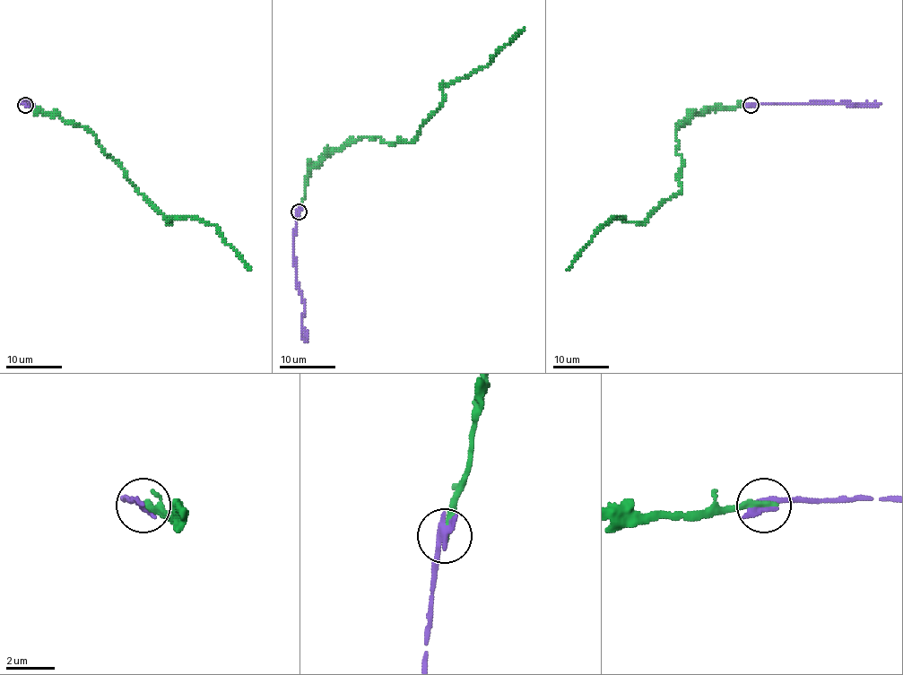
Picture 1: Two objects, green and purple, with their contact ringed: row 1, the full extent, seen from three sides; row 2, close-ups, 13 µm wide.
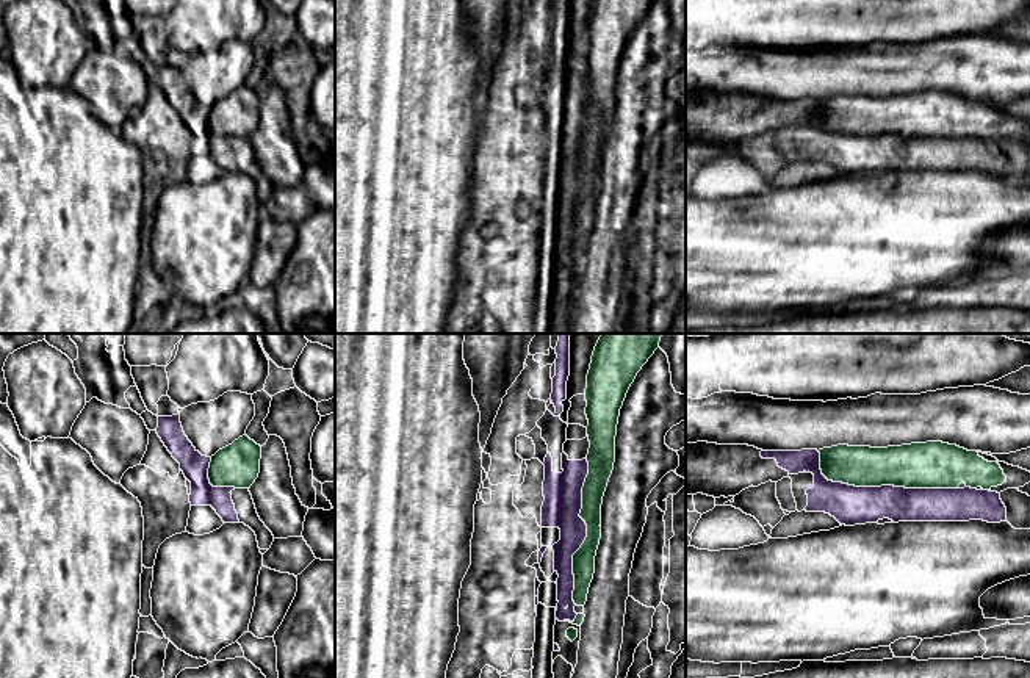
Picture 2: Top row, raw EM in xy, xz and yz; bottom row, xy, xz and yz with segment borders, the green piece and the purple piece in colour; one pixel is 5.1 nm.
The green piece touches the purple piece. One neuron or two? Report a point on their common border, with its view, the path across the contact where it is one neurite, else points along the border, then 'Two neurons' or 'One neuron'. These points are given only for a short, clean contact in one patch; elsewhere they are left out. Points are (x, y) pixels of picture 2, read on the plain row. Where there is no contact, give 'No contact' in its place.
Touches green at yz (878, 135). Two neurons

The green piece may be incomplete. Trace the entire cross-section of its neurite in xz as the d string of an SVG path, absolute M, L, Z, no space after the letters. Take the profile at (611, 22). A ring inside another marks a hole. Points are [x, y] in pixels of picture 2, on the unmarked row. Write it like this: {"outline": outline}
{"outline": "M593 0L585 38L585 64L589 69L587 85L590 91L587 111L589 124L582 136L582 158L579 166L587 174L587 186L581 197L573 204L574 240L573 251L584 255L595 222L595 205L601 188L601 153L603 146L614 119L615 111L615 85L620 58L626 42L634 31L637 22L648 11L654 0Z"}

